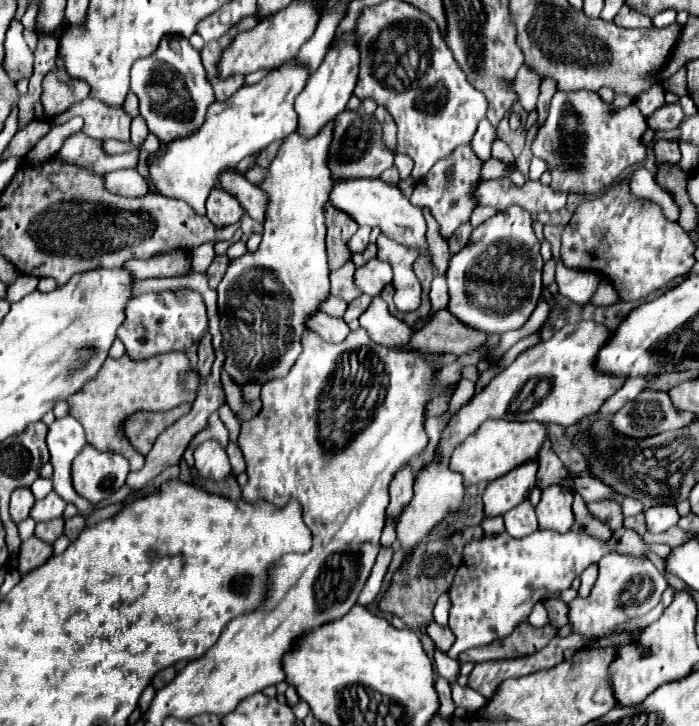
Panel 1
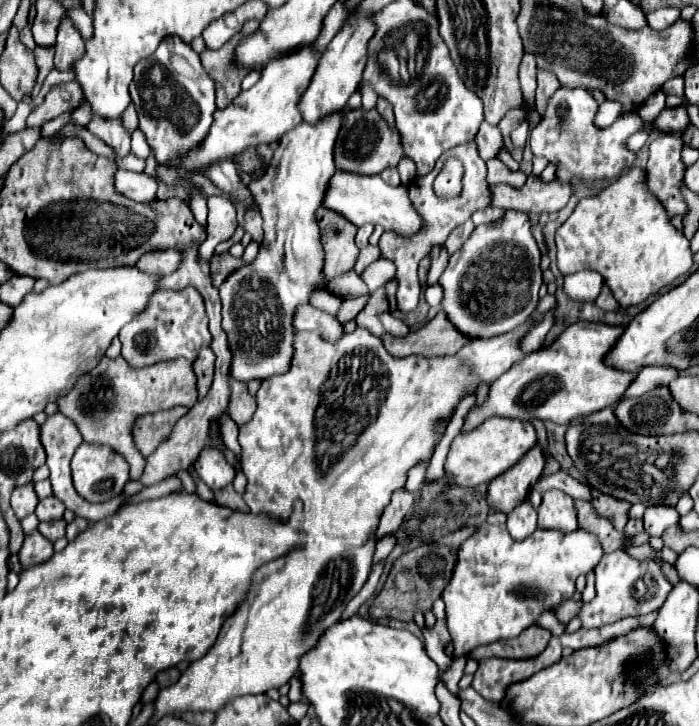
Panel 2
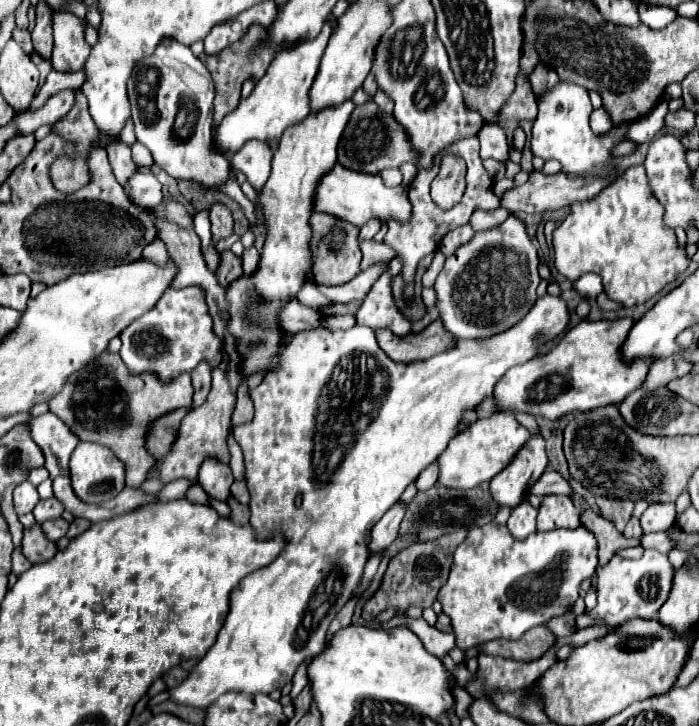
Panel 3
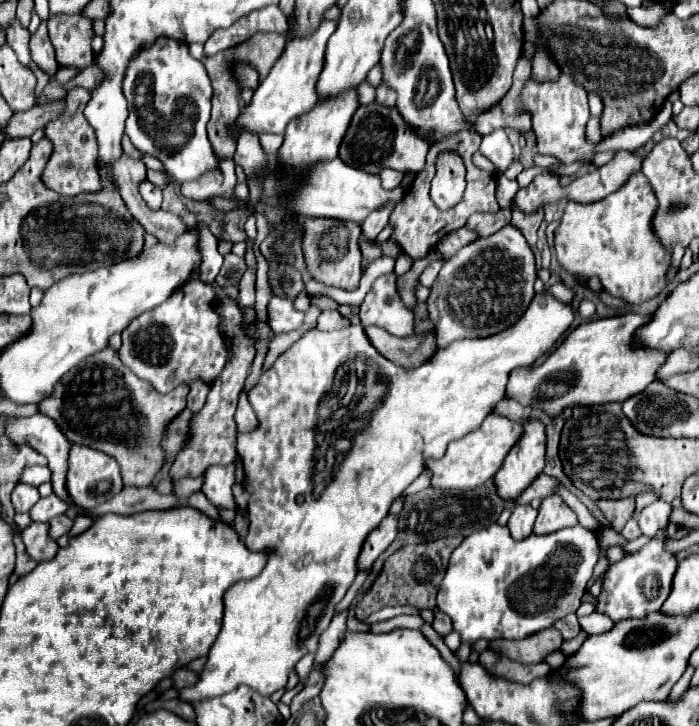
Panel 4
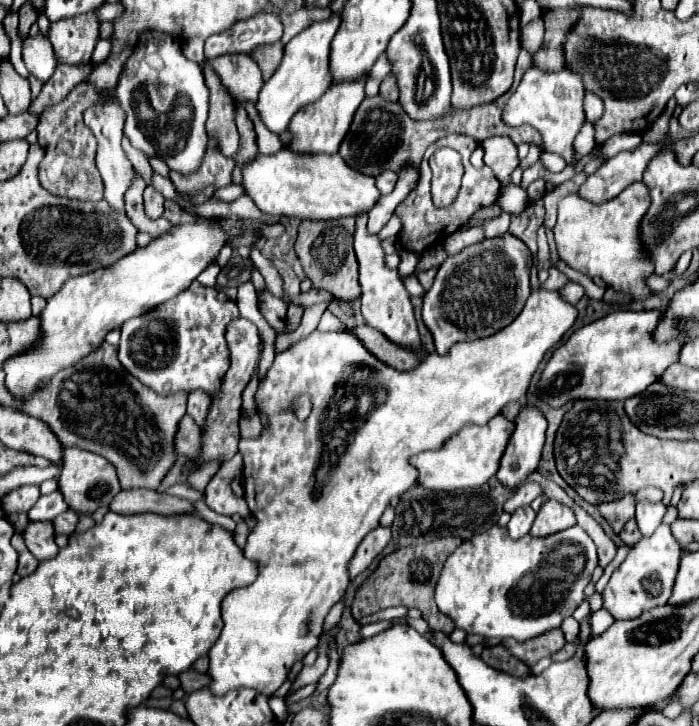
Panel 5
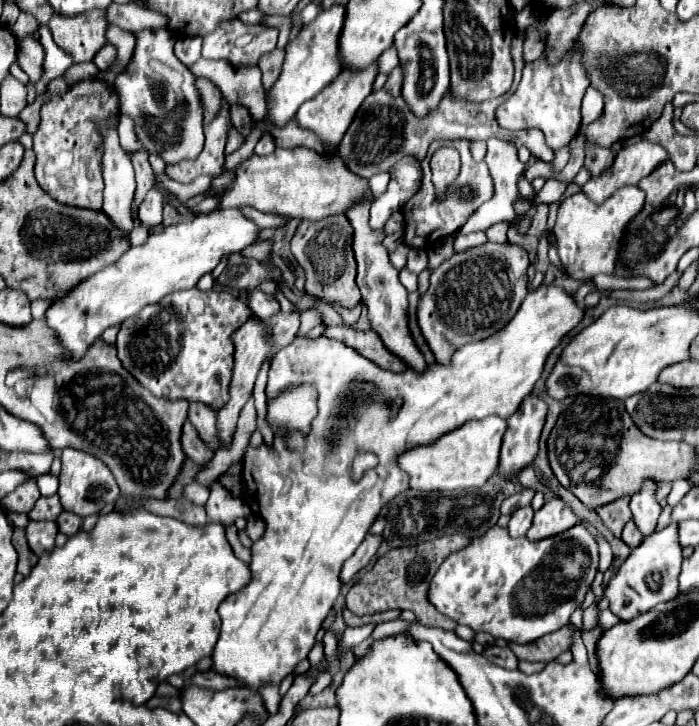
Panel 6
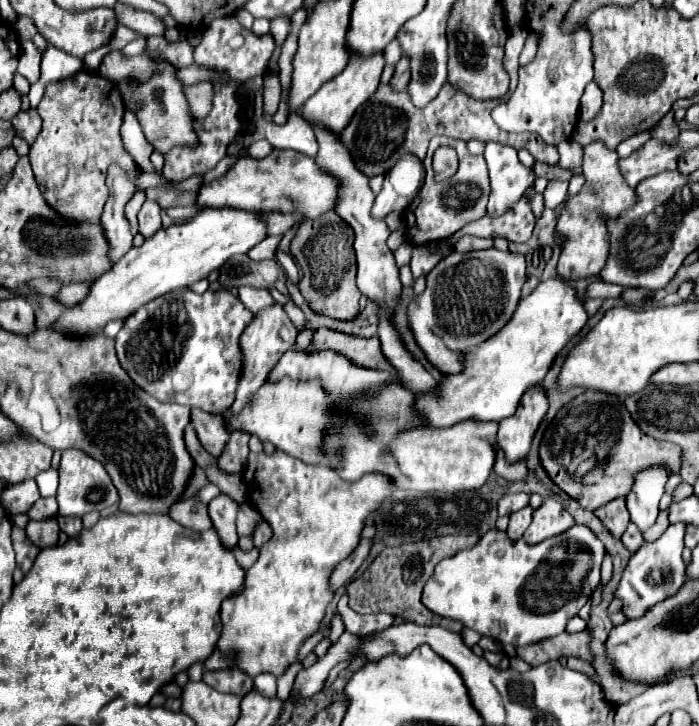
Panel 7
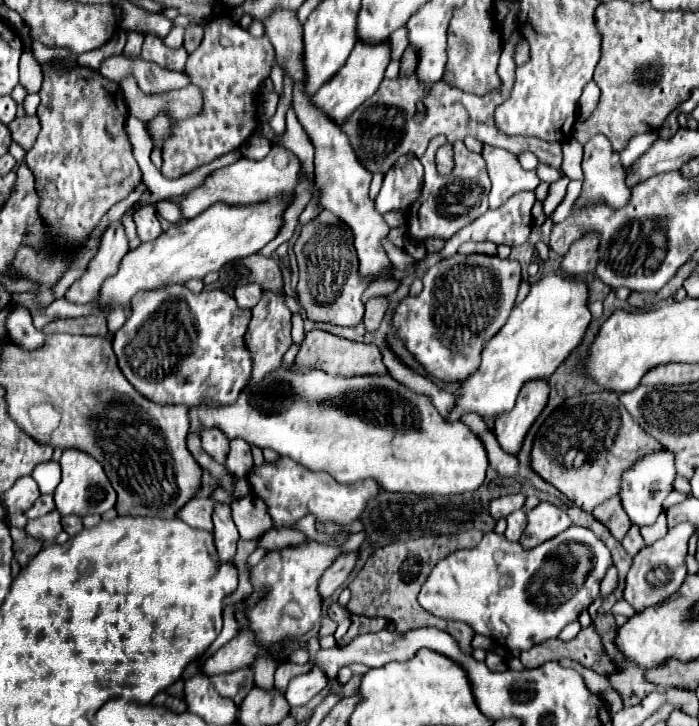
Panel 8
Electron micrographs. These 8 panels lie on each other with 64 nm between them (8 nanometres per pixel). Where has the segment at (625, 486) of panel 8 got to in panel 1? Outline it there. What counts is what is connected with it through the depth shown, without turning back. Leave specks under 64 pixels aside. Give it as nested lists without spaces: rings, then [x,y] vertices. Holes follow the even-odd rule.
[[[662,504],[662,506],[648,508],[644,514],[646,514],[648,532],[652,532],[652,534],[666,532],[668,528],[676,526],[676,522],[678,522],[678,518],[680,518],[676,506],[672,506],[672,504]]]

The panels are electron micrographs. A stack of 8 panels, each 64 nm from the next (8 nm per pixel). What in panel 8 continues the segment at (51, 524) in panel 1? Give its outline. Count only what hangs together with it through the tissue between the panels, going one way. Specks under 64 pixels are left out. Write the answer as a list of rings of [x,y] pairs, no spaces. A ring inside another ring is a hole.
[[[62,516],[62,528],[64,532],[68,532],[70,536],[76,536],[84,526],[82,526],[82,518],[80,516]]]

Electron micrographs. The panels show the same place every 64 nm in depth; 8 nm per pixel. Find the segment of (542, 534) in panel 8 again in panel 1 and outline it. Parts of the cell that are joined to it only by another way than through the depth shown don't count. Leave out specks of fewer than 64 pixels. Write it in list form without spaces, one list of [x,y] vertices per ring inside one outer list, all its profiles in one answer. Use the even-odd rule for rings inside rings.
[[[548,486],[542,490],[542,498],[536,506],[540,530],[568,532],[574,524],[572,494],[562,486]]]

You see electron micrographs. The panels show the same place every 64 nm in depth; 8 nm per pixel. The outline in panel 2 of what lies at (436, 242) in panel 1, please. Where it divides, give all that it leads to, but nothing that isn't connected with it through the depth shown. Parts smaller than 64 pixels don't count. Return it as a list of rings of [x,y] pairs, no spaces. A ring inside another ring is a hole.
[[[436,246],[436,248],[432,248],[430,258],[432,258],[432,266],[430,266],[430,274],[428,274],[428,284],[436,284],[448,264],[448,252],[444,246]]]

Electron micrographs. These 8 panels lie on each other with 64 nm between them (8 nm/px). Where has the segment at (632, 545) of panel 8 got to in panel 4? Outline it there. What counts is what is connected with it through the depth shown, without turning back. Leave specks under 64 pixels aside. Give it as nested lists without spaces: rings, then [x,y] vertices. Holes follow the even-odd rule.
[[[630,518],[628,520],[628,524],[624,526],[624,530],[620,532],[626,540],[636,540],[638,536],[642,536],[642,532],[640,532],[640,528],[638,528],[638,522],[636,522],[636,518]]]

